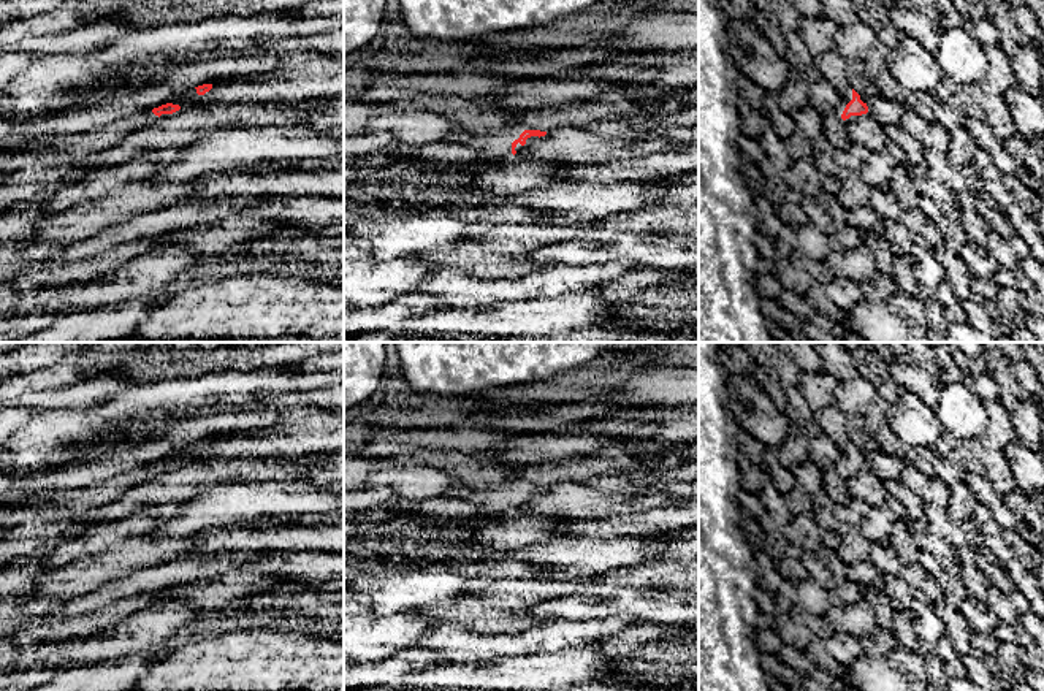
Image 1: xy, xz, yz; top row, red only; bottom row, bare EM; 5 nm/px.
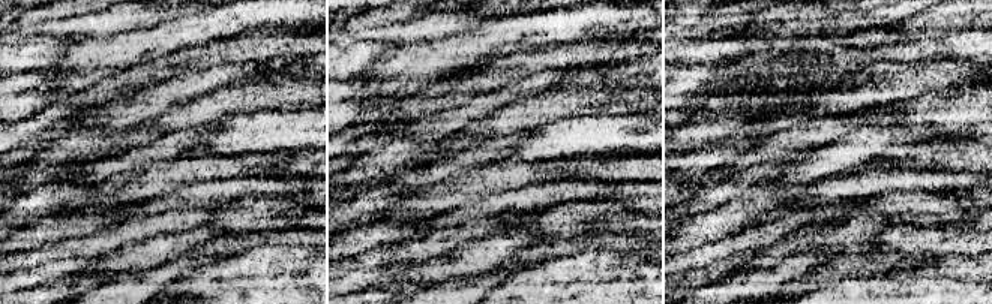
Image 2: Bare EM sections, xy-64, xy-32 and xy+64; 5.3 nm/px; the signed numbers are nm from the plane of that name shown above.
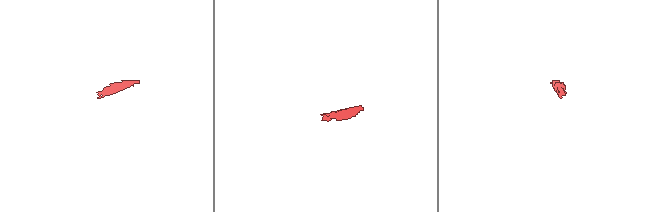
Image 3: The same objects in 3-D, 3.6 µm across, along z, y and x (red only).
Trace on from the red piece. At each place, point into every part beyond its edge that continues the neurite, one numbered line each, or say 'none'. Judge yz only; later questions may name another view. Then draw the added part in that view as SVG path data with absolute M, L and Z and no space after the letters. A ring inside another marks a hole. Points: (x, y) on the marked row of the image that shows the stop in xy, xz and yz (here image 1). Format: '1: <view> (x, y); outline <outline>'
1: yz (846, 95); outline M849 86L849 87L841 94L841 100L836 103L835 111L833 111L833 113L836 114L836 117L838 117L843 124L846 124L846 125L849 125L851 122L854 122L855 119L860 117L860 116L851 116L851 117L846 119L846 120L841 119L841 114L843 114L846 105L848 105L851 100L852 100L852 87Z

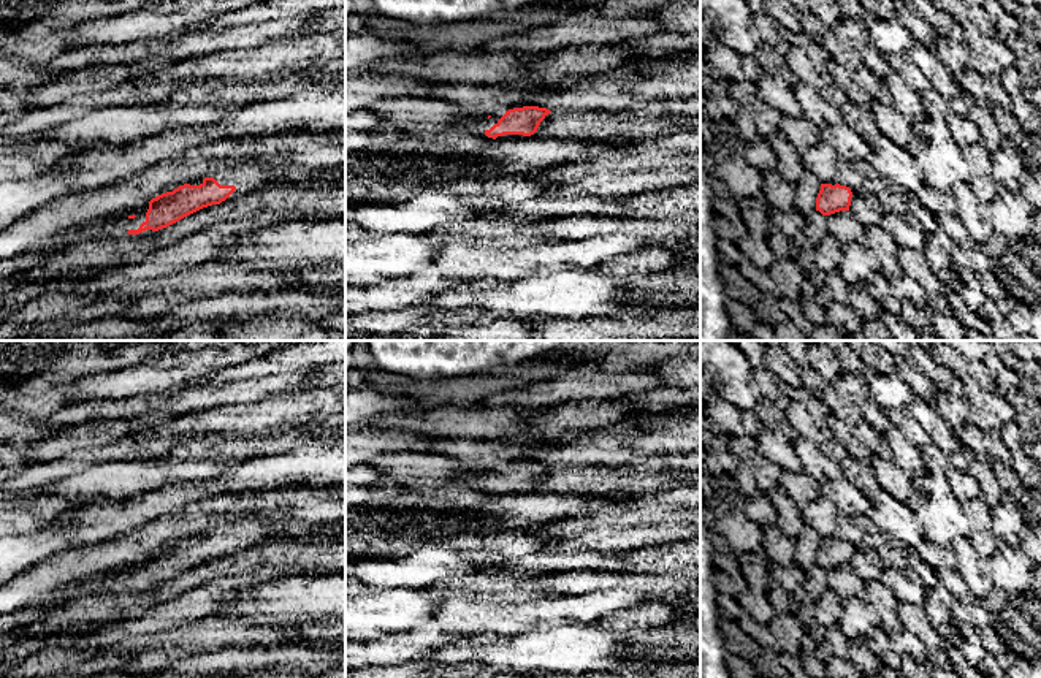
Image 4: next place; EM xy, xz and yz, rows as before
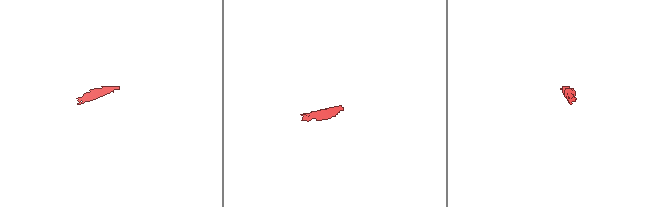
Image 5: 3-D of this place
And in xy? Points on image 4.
1: xy (247, 178); outline M244 163L230 171L212 176L220 185L235 185L236 190L225 200L258 192L269 185L301 185L304 182L318 182L322 185L336 185L342 181L345 166L306 168L301 165L258 165Z
2: xy (121, 224); outline M149 203L139 204L135 209L128 211L124 215L117 215L108 227L101 227L93 230L87 236L82 236L81 231L86 225L74 227L60 236L62 244L73 244L84 239L120 239L122 236L144 236L152 230L146 230L139 234L128 234L128 230L138 230L143 222L146 222L146 212L149 209Z

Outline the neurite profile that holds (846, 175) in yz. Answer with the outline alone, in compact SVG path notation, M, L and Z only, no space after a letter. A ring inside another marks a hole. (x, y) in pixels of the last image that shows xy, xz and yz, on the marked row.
M841 158L837 160L835 182L849 187L852 193L867 192L865 177L856 171L852 163Z

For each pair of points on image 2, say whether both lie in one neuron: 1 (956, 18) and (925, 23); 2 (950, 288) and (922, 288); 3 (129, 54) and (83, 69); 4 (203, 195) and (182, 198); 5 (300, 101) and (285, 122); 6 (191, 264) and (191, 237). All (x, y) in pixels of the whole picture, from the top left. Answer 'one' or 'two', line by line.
1: one
2: one
3: one
4: one
5: two
6: two

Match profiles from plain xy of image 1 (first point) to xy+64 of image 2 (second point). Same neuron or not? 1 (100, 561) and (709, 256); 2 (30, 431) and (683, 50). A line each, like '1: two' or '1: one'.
1: two
2: two

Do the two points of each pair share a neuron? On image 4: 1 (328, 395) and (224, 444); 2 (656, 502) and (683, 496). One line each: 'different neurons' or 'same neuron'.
1: different neurons
2: same neuron

